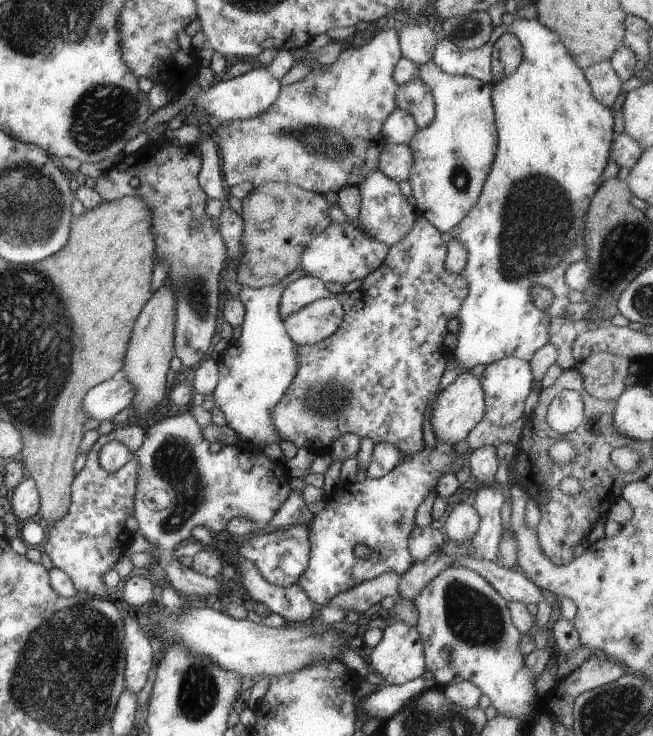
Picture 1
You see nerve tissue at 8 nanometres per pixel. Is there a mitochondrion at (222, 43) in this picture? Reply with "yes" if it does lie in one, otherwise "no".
no

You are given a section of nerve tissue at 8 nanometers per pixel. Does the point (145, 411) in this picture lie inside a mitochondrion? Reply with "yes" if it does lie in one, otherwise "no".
no

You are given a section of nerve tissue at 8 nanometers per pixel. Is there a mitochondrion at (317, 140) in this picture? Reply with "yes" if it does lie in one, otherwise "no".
yes

